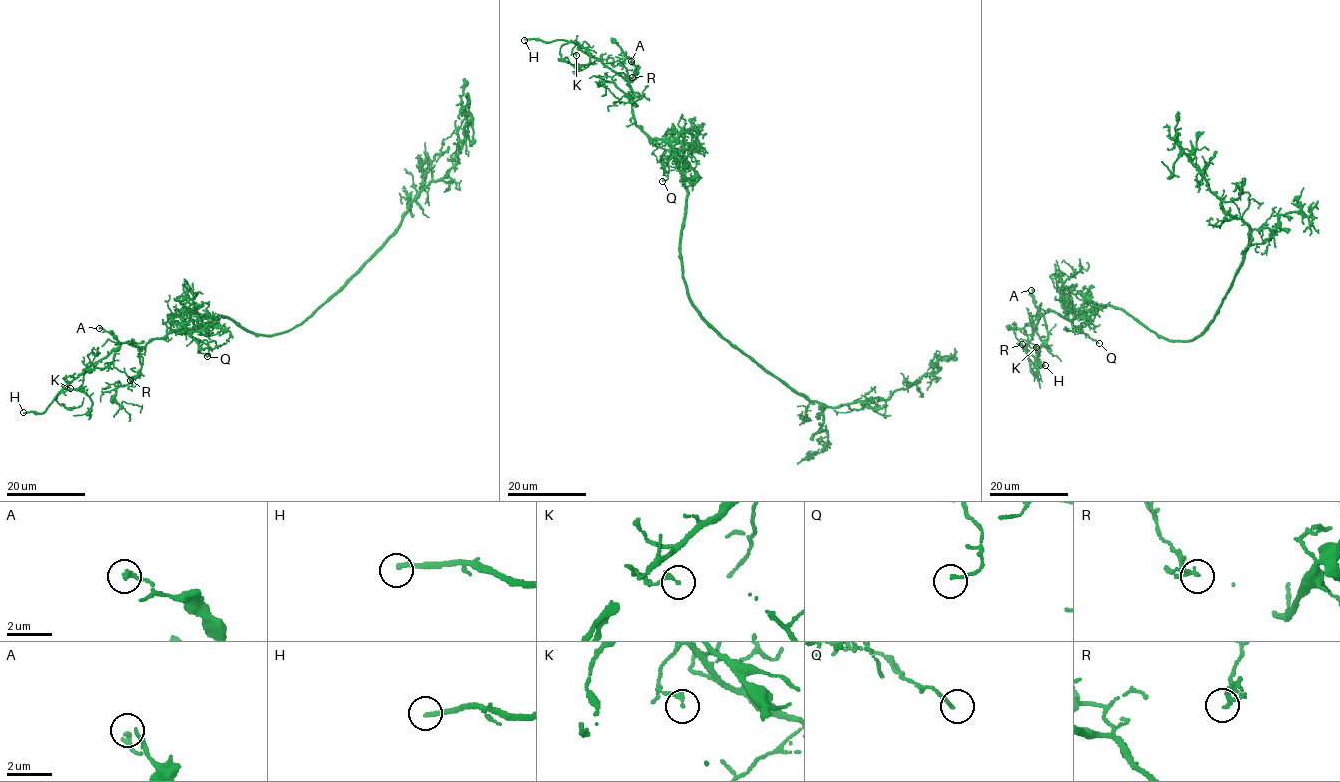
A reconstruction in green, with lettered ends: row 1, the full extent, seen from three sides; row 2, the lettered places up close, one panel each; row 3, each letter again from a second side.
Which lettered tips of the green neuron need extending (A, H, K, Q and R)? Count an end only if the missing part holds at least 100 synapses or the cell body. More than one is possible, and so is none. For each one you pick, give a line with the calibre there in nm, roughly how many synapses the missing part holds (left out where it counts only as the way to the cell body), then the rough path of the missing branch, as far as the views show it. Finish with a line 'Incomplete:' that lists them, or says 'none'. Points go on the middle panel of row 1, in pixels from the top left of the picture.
H: 200 nm thick; missing branch runs (524, 40), (510, 39), (514, 22), (529, 11), (545, 10)
Incomplete: H

